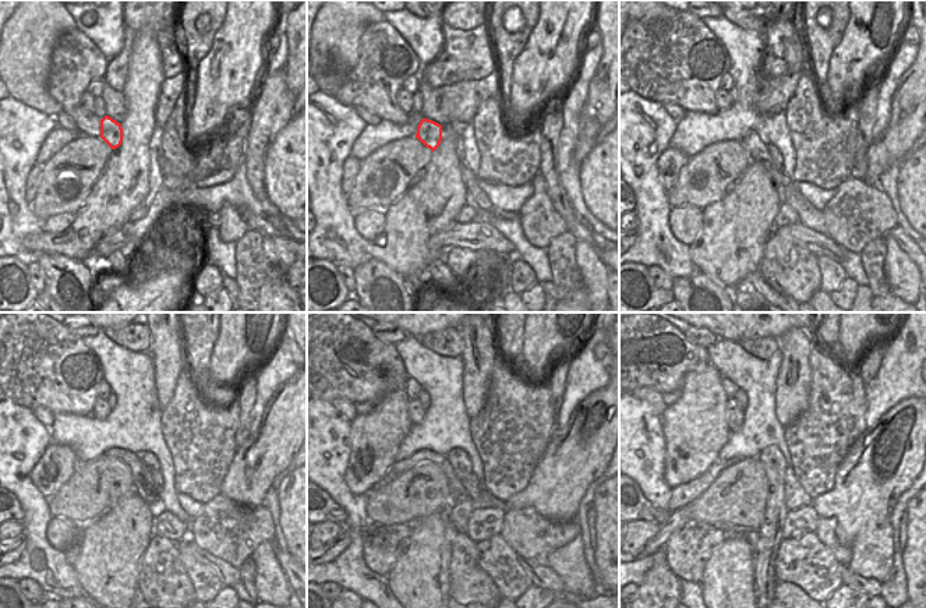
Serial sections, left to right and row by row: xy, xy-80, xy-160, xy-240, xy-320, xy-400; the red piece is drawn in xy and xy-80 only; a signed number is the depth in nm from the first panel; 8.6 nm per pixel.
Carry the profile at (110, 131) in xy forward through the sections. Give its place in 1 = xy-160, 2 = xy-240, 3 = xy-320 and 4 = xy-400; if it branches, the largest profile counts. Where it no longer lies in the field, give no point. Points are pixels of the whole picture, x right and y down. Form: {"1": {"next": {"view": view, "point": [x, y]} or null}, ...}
{"1": {"next": {"view": "xy-160", "point": [752, 144]}}, "2": {"next": {"view": "xy-240", "point": [155, 476]}}, "3": {"next": {"view": "xy-320", "point": [472, 484]}}, "4": {"next": {"view": "xy-400", "point": [795, 497]}}}

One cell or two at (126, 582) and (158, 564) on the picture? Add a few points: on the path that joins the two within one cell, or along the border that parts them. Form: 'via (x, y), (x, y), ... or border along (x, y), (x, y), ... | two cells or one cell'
border along (148, 544), (140, 564), (138, 593) | two cells

